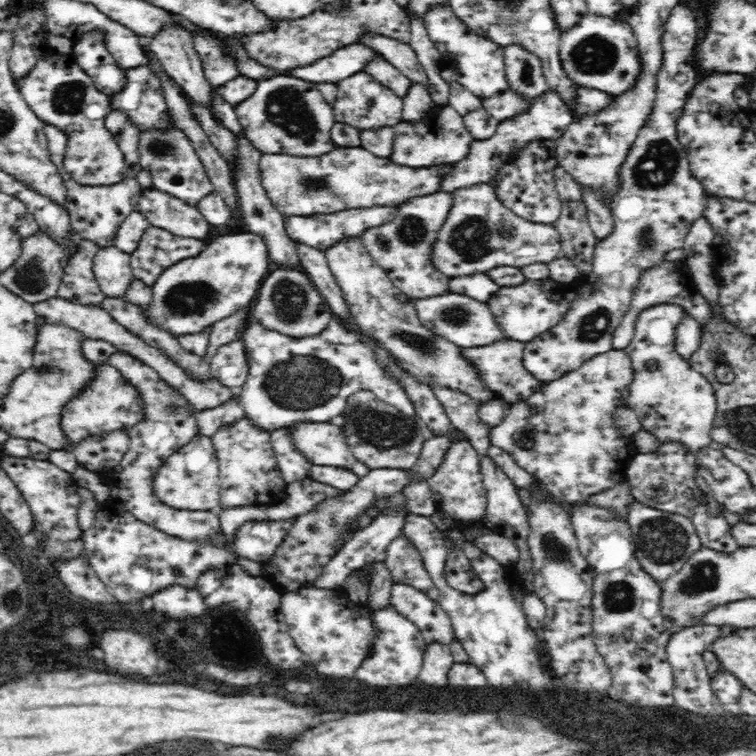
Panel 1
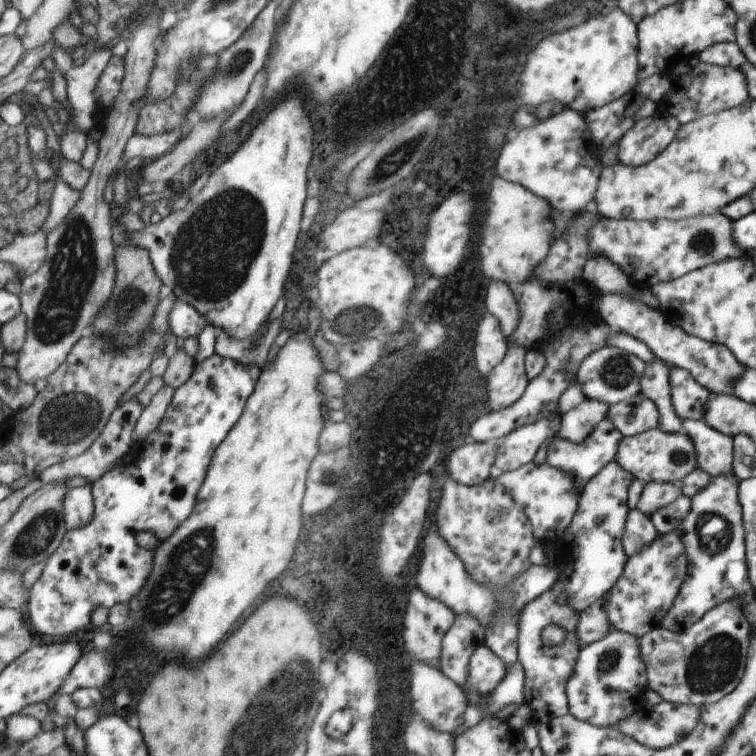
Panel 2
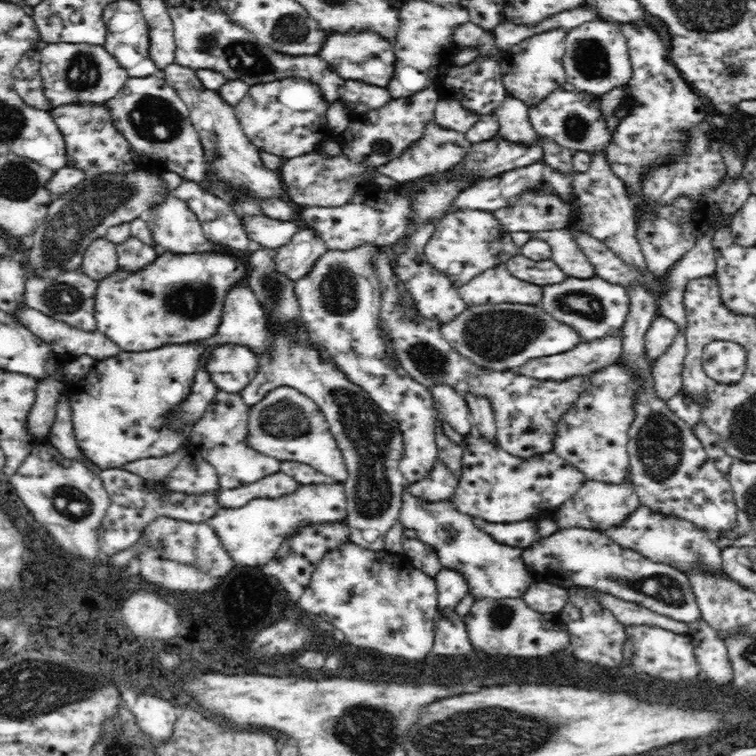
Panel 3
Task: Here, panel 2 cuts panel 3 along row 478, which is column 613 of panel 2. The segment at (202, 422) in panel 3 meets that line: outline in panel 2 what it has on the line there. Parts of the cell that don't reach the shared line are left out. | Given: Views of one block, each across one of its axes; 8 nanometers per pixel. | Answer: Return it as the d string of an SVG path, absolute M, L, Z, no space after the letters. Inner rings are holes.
M719 212L711 216L695 216L685 220L653 220L653 222L633 222L633 220L599 220L589 228L591 256L611 256L629 278L635 290L647 290L653 284L667 280L677 280L687 272L697 272L707 264L717 264L731 258L749 258L733 242L733 222Z

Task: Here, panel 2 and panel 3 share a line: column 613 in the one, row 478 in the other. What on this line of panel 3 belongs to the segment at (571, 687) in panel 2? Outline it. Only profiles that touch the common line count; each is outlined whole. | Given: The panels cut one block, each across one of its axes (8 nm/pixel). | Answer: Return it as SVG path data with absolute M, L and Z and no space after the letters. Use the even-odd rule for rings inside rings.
M640 284L626 286L630 296L630 314L626 324L622 326L622 356L620 362L640 378L640 392L636 394L636 420L630 428L630 468L632 468L632 486L640 496L640 504L648 506L650 510L676 516L682 520L692 522L696 528L706 530L708 534L726 534L736 528L738 520L738 506L734 500L734 488L730 486L728 478L716 470L716 464L704 452L700 440L694 436L694 430L688 428L684 422L678 420L672 410L668 410L668 402L654 398L654 382L652 382L652 368L654 362L646 354L646 334L652 322L660 316L658 310L658 294L650 292Z

